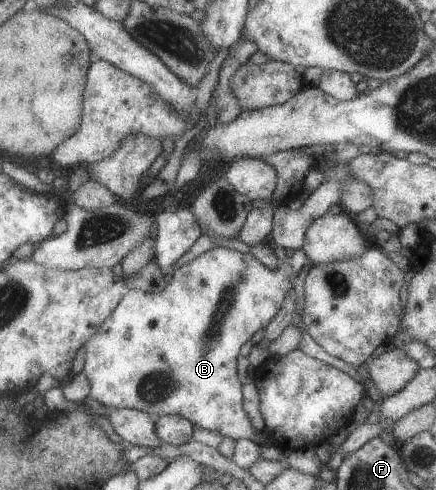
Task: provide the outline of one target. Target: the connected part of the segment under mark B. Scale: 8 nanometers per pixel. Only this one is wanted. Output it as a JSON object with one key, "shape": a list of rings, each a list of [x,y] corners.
{"shape":[[[215,247],[201,256],[195,258],[181,268],[176,270],[175,278],[169,283],[167,290],[160,293],[145,292],[141,289],[130,289],[125,295],[121,306],[117,308],[117,312],[104,324],[104,328],[92,338],[86,345],[86,364],[85,374],[92,385],[91,395],[95,400],[111,408],[137,409],[141,412],[145,411],[152,414],[156,419],[165,415],[179,415],[189,418],[191,422],[196,423],[204,429],[221,432],[225,436],[234,439],[251,439],[257,444],[264,445],[260,440],[259,432],[253,427],[253,420],[245,410],[245,394],[243,394],[243,380],[239,376],[239,358],[241,358],[241,348],[253,340],[253,334],[267,328],[269,322],[284,306],[284,300],[293,289],[291,284],[295,275],[307,262],[308,255],[305,254],[303,248],[296,250],[293,256],[289,256],[280,263],[277,270],[269,270],[267,266],[255,258],[253,253],[243,253],[228,247]]]}

